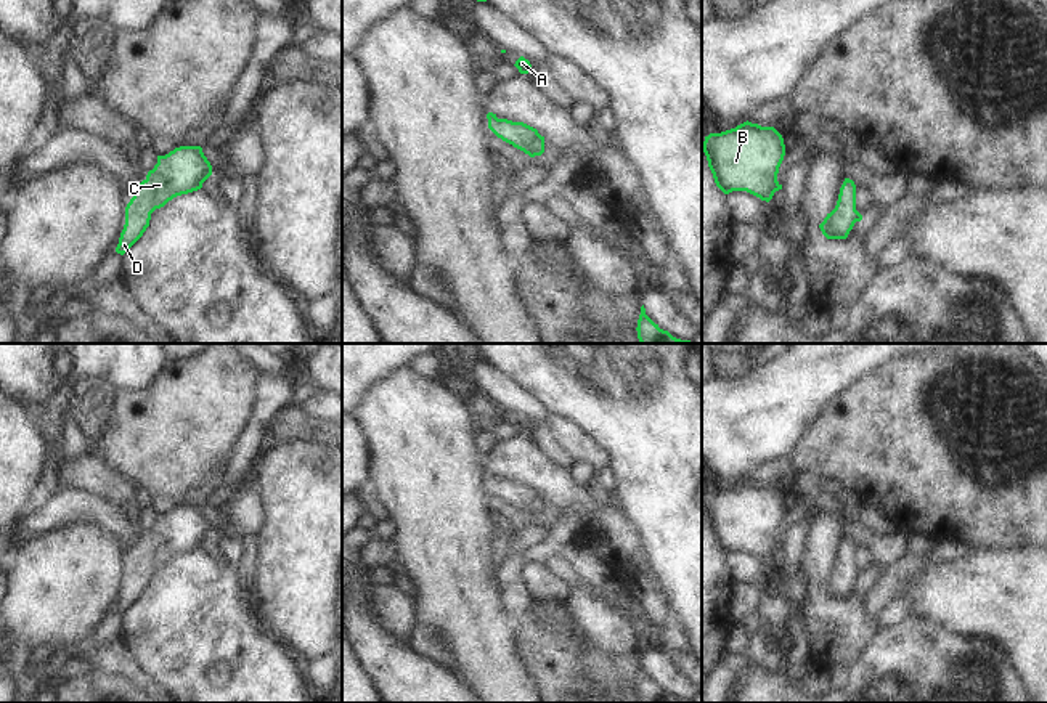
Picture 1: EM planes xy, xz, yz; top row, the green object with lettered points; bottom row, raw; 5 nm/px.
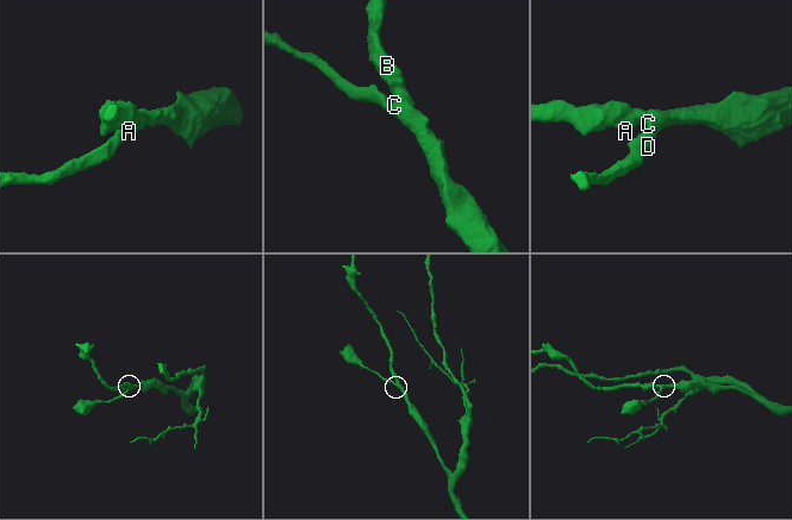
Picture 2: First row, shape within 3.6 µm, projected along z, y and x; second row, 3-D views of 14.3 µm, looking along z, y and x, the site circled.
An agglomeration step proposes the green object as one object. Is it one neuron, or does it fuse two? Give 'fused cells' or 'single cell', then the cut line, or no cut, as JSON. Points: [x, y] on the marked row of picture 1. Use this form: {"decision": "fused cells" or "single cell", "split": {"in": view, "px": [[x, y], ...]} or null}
{"decision": "single cell", "split": null}

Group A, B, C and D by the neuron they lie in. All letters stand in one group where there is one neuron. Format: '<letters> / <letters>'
A B C D

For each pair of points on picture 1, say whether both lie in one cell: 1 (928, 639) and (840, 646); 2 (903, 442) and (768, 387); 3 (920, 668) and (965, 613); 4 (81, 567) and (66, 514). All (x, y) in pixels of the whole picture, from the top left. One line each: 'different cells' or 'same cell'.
1: different cells
2: different cells
3: different cells
4: different cells

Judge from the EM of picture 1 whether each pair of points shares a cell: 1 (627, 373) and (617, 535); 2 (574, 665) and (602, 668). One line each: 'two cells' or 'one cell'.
1: two cells
2: two cells

